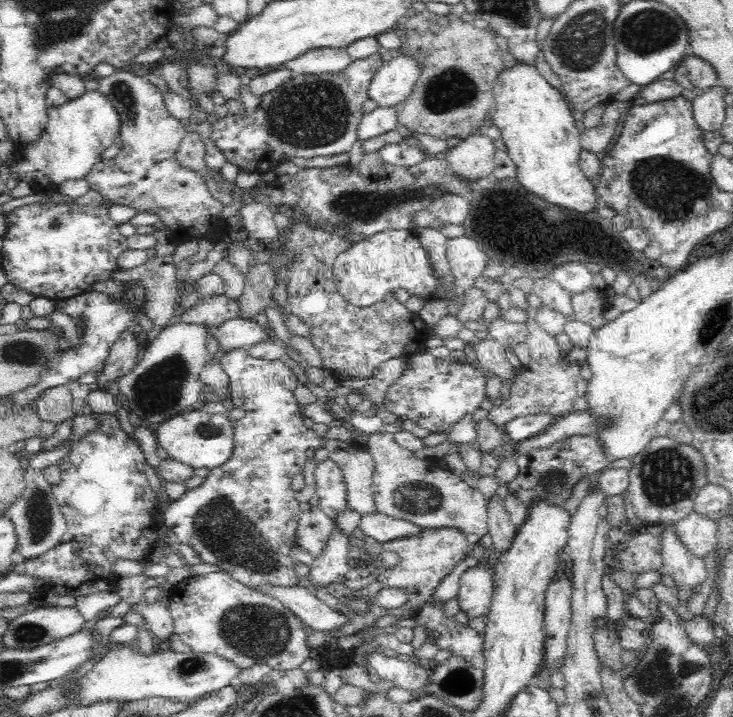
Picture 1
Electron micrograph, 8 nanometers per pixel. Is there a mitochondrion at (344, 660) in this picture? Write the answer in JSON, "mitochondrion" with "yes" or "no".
{"mitochondrion":"no"}

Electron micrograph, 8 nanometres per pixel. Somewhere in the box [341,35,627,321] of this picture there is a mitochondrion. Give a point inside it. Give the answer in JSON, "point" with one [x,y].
{"point":[452,89]}

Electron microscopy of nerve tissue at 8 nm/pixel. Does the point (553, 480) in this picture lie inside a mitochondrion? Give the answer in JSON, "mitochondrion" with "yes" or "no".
{"mitochondrion":"yes"}

